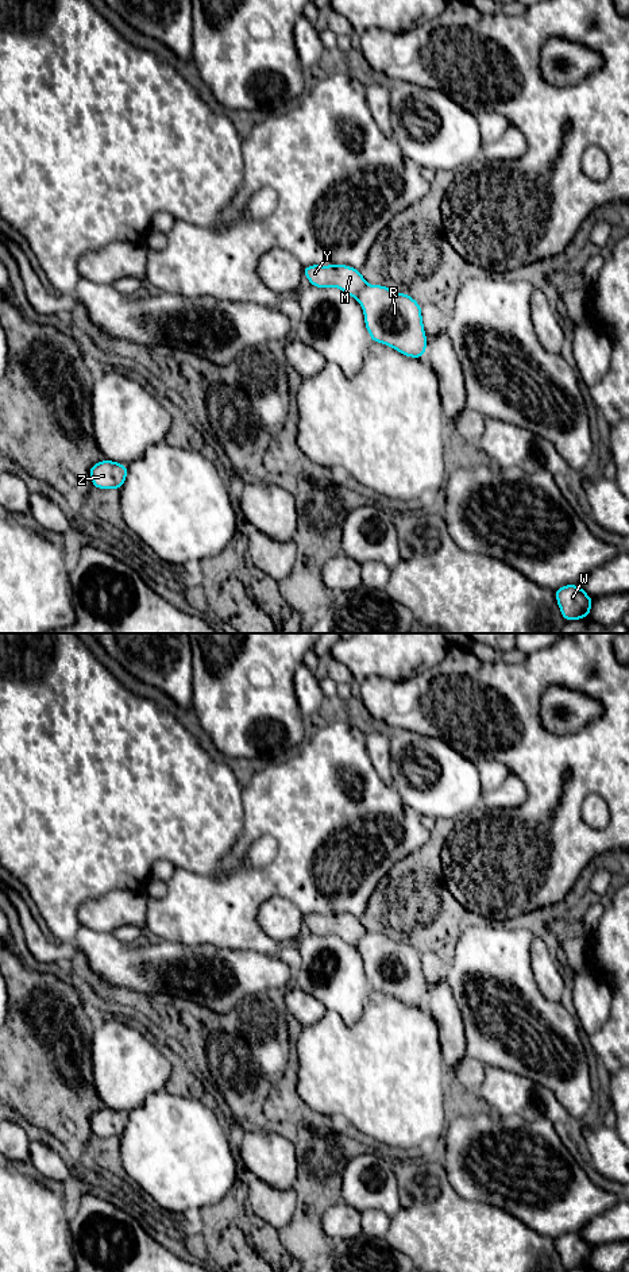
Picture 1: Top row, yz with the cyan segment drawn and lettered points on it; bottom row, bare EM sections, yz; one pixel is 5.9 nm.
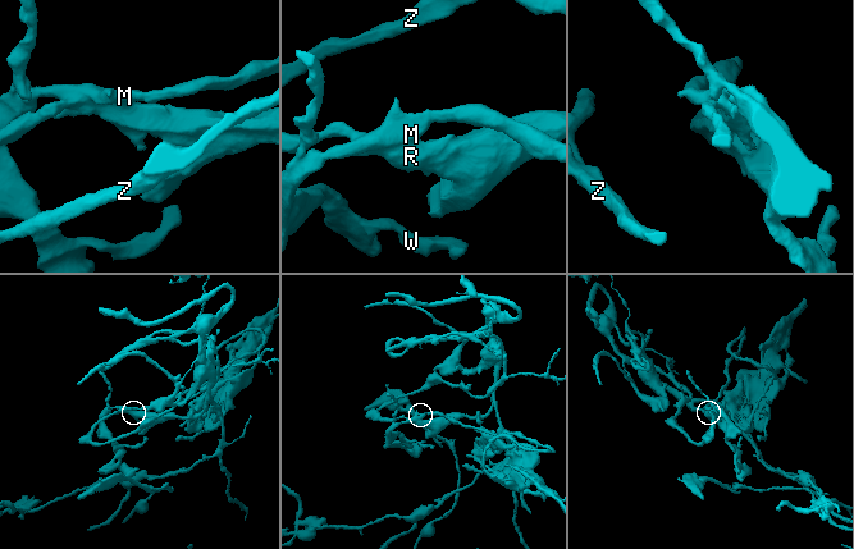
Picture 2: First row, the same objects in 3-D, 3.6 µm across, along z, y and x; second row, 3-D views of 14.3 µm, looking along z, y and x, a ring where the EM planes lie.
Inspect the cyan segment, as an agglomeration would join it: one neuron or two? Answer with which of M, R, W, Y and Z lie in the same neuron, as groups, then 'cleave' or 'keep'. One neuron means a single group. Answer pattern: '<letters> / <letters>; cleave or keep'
M R W Y Z; keep

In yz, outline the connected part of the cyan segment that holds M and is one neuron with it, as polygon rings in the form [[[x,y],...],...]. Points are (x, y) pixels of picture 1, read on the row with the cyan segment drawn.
[[[310,265],[302,271],[310,285],[319,289],[337,286],[359,301],[371,342],[390,346],[409,358],[424,356],[427,335],[421,305],[409,294],[368,285],[360,270],[347,265]]]

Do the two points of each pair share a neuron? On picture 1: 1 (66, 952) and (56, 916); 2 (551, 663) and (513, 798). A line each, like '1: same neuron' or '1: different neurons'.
1: different neurons
2: different neurons

